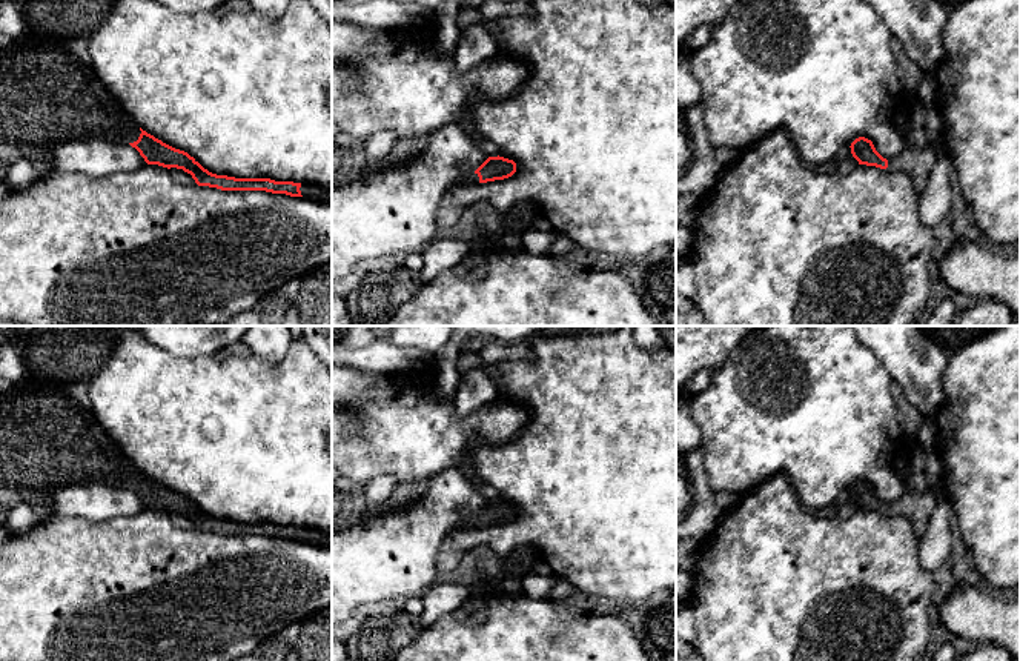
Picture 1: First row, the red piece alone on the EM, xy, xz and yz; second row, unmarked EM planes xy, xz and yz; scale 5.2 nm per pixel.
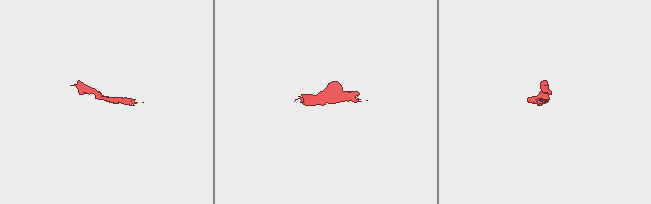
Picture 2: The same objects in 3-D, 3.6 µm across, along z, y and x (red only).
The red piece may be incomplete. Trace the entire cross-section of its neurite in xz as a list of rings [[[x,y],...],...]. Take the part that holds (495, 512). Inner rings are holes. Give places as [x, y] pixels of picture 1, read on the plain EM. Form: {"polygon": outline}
{"polygon": [[[488,501],[473,520],[464,524],[464,527],[487,527],[495,524],[504,524],[516,517],[516,507],[504,501]]]}

